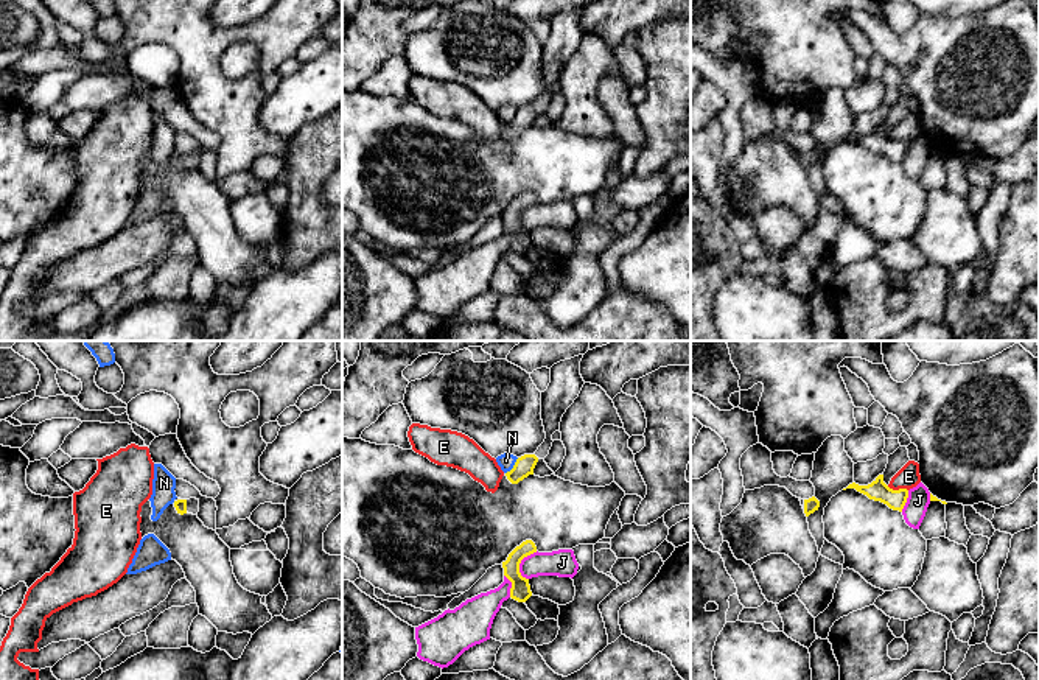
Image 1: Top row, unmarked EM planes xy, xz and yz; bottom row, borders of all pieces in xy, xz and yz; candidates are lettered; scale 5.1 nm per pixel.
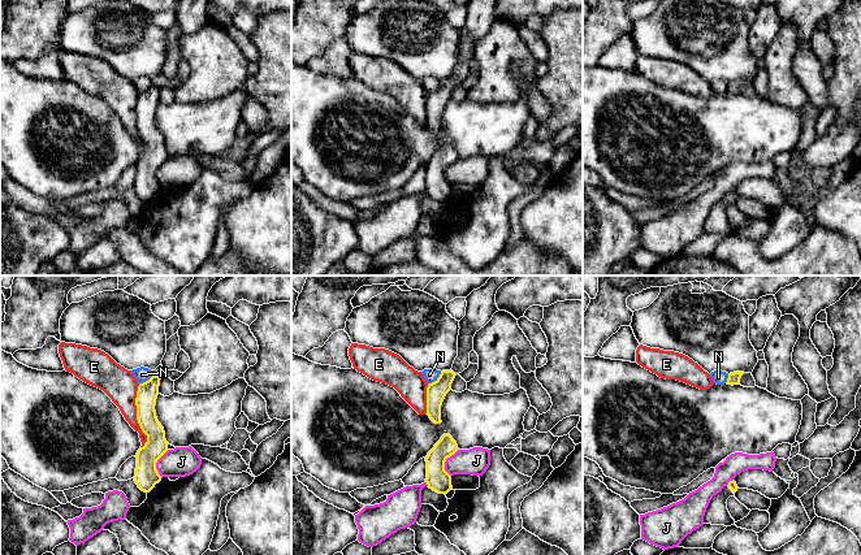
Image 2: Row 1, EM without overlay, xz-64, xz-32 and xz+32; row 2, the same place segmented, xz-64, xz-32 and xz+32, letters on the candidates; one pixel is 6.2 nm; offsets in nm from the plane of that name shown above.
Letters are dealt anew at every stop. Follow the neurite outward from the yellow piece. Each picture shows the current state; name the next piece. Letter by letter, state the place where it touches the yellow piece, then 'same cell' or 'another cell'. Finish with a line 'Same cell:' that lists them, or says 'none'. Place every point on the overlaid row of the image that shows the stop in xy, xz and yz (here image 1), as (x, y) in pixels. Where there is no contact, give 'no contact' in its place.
E: yz (899, 489) | another cell
J: xz (520, 562) | another cell
N: xz (514, 466) | another cell
Same cell: none

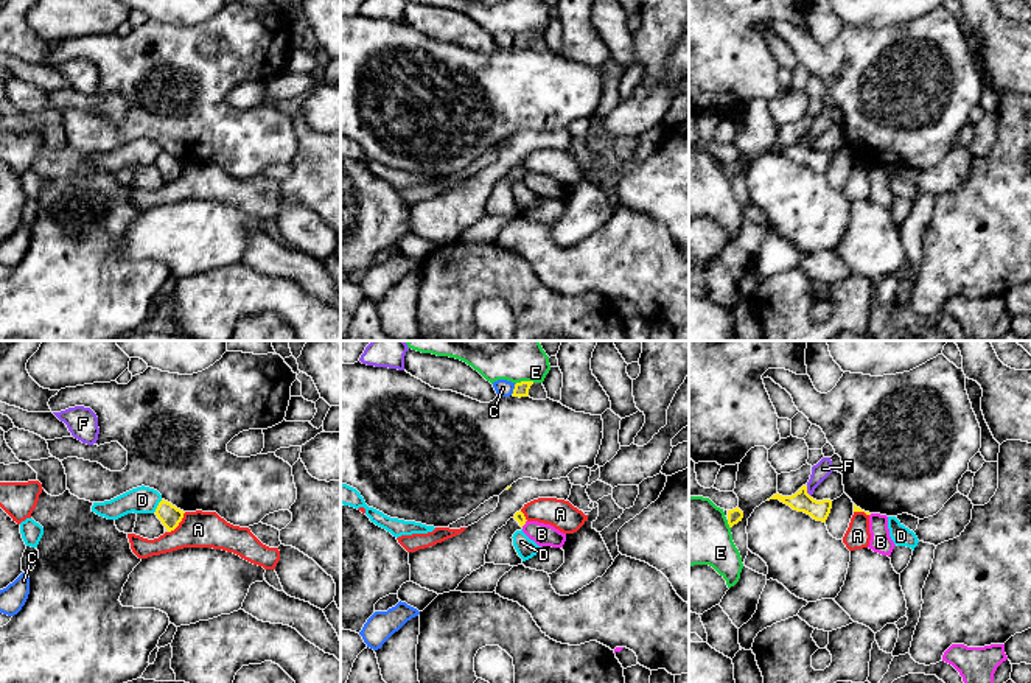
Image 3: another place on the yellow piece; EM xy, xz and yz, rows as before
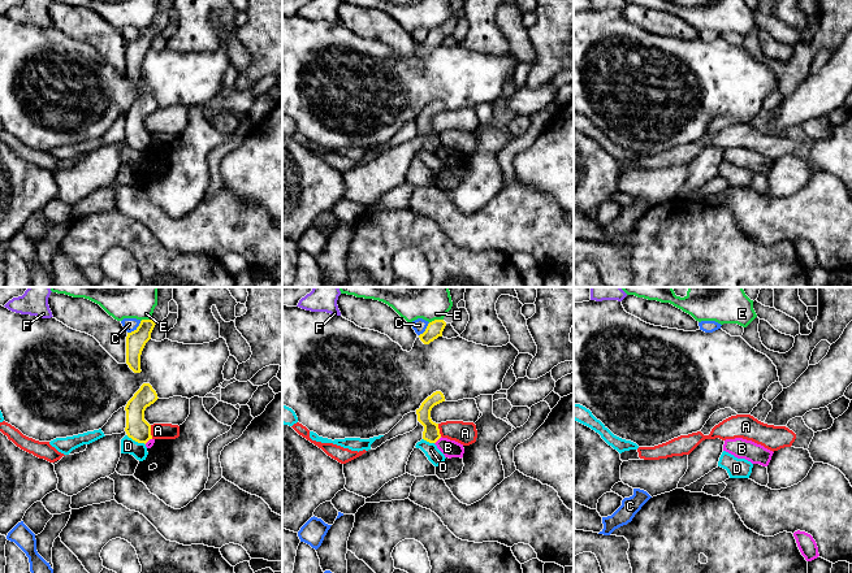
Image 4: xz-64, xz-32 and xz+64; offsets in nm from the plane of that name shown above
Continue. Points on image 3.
A: xy (179, 521) | another cell
B: xz (524, 523) | another cell
C: xz (513, 389) | another cell
D: xy (157, 506) | another cell
E: xz (524, 381) | another cell
F: yz (806, 492) | another cell
Same cell: none

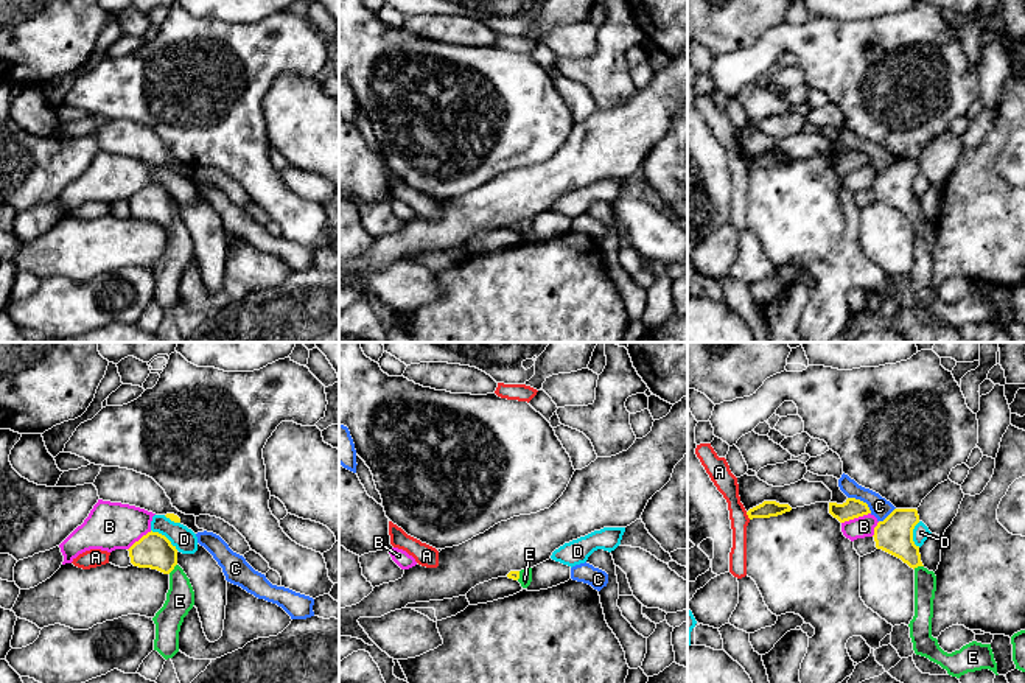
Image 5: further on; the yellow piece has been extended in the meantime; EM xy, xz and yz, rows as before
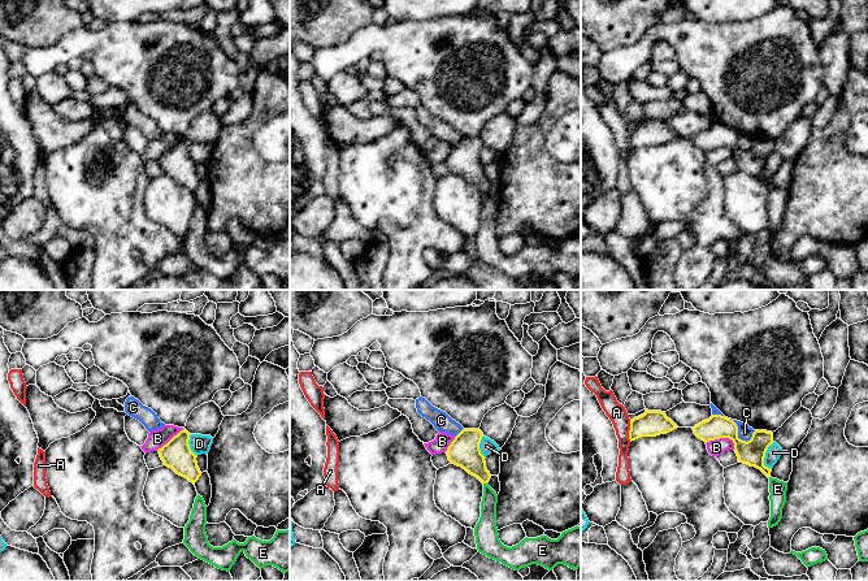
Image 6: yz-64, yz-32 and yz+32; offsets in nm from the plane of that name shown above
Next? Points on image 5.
A: yz (747, 514) | another cell
B: yz (856, 517) | another cell
C: yz (862, 501) | another cell
D: xy (165, 537) | another cell
E: xy (173, 568) | same cell
Same cell: E

